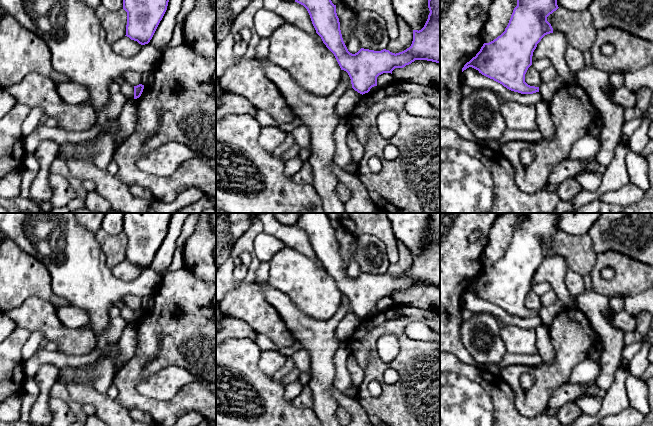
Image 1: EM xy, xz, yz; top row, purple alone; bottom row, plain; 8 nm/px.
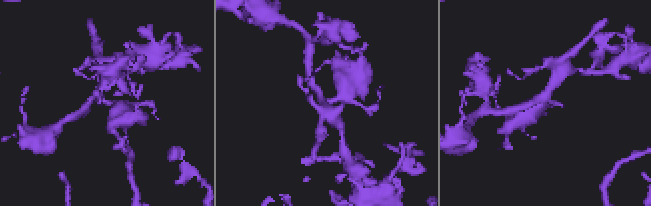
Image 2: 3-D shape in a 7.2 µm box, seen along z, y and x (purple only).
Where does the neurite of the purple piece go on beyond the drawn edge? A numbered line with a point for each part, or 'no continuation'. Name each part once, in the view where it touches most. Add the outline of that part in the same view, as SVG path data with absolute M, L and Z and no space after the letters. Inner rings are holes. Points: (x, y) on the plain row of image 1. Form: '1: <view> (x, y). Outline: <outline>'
no continuation

